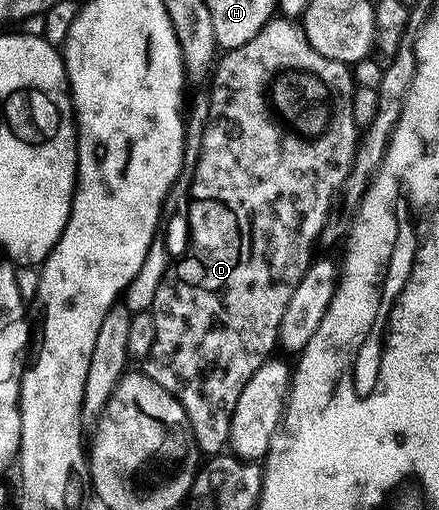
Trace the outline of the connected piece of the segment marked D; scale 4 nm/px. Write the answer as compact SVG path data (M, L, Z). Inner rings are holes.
M274 16L254 36L254 40L246 40L242 48L234 48L219 55L211 75L212 95L208 98L209 122L204 126L204 135L200 138L200 155L196 158L196 167L192 170L192 183L188 186L188 194L192 199L188 202L188 234L192 243L188 246L188 255L181 262L173 261L165 272L162 284L158 284L158 292L154 292L154 304L151 314L154 316L154 348L148 353L142 370L152 377L167 392L177 398L178 404L186 412L186 420L192 429L193 440L201 455L215 456L225 453L230 436L231 416L238 396L245 388L247 381L262 364L273 357L272 349L277 349L280 340L282 315L286 312L286 304L290 304L290 296L294 296L294 288L305 281L308 265L312 262L312 245L317 245L322 228L326 224L328 211L344 182L354 161L358 156L356 150L356 128L358 121L352 111L352 93L354 81L349 63L327 59L310 46L303 25L299 21L291 22L288 18ZM208 214L240 214L240 218L210 218Z

